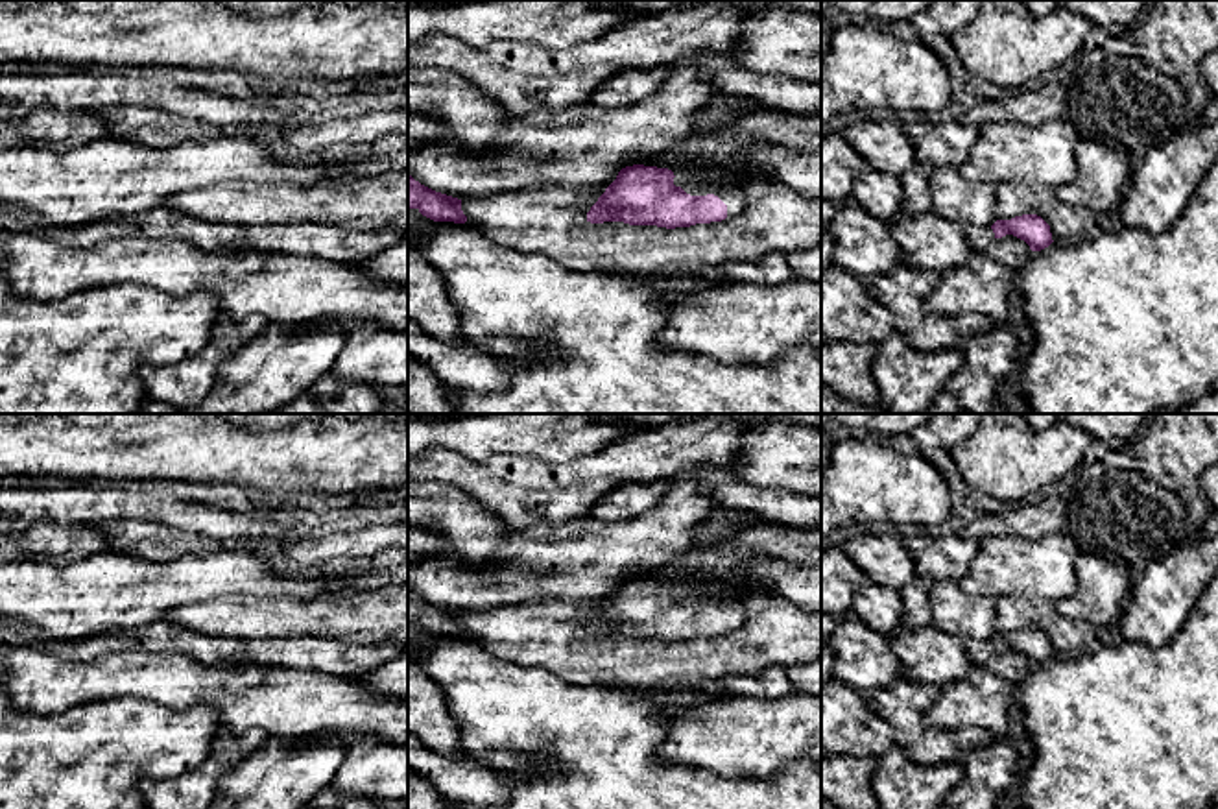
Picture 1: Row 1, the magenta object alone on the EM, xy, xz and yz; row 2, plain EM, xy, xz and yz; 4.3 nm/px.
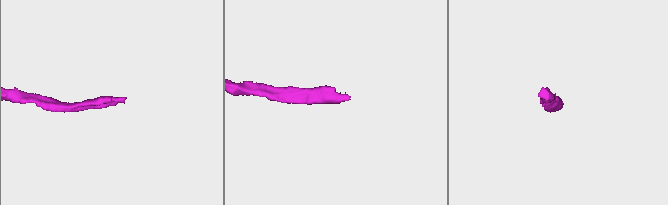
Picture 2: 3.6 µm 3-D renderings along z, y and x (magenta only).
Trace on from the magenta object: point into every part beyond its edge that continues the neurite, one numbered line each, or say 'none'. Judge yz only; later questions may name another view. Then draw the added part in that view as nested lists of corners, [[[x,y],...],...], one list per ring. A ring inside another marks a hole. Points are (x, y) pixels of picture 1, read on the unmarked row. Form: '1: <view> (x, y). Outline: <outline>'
1: yz (980, 652). Outline: [[[967,639],[967,652],[973,665],[985,665],[995,654],[995,646],[991,641]]]

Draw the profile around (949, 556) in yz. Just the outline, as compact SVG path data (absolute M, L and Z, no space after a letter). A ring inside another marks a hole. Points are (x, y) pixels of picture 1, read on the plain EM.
M910 532L902 537L915 561L915 580L902 591L902 619L899 632L930 624L930 586L943 580L960 582L978 552L978 539L963 534L941 534L937 537Z

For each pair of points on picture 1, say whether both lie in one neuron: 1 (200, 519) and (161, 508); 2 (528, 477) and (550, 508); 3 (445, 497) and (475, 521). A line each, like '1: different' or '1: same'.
1: same
2: same
3: same

